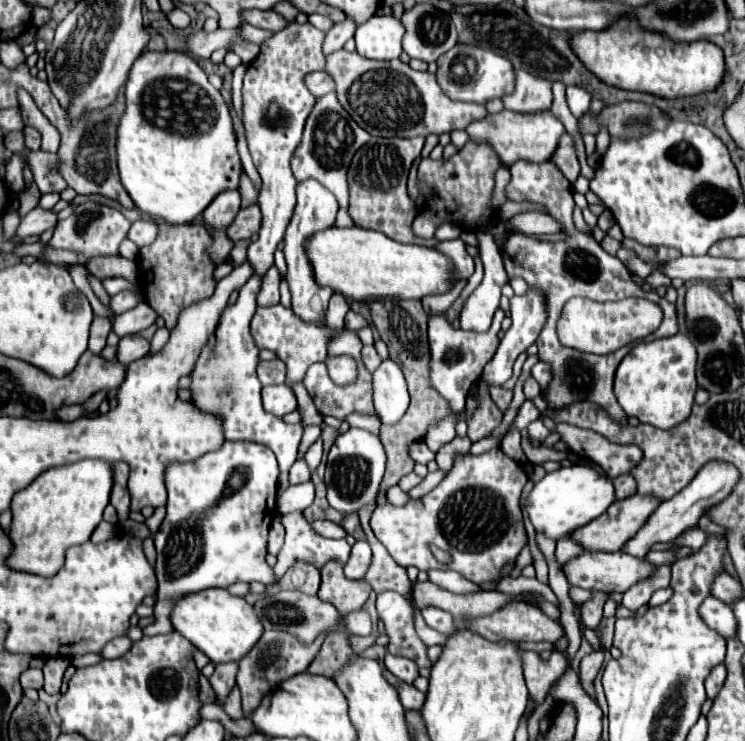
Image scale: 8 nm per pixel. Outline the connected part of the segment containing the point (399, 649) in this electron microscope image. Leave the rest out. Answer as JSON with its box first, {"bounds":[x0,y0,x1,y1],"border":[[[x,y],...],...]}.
{"bounds":[376,590,430,668],"border":[[[386,590],[378,594],[376,610],[386,626],[386,634],[390,636],[388,652],[394,656],[410,658],[418,666],[430,668],[426,646],[414,632],[414,616],[410,602],[402,594]]]}

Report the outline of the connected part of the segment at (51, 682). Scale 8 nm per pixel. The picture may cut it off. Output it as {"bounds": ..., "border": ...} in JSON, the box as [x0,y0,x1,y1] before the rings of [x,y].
{"bounds":[44,658,70,694],"border":[[[50,658],[44,666],[44,690],[46,694],[58,694],[60,680],[64,676],[64,670],[70,666],[68,660],[62,658]]]}

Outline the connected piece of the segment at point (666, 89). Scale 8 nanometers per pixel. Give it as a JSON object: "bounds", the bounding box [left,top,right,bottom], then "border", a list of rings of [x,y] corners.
{"bounds":[572,22,726,98],"border":[[[620,22],[602,32],[590,32],[590,30],[578,32],[572,36],[572,48],[578,54],[578,58],[584,62],[584,66],[592,70],[606,84],[622,90],[648,92],[660,98],[682,98],[682,96],[696,96],[708,90],[716,90],[726,76],[724,52],[716,44],[708,40],[698,40],[692,44],[674,44],[666,36],[640,30],[636,22]]]}

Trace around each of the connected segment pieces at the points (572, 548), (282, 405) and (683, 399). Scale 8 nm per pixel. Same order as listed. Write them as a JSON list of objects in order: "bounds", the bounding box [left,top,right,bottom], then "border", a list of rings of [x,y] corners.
[{"bounds":[555,539,583,565],"border":[[[560,539],[557,541],[555,554],[558,562],[561,565],[583,552],[583,548],[570,539]]]},{"bounds":[262,384,296,416],"border":[[[286,384],[280,386],[264,386],[262,388],[262,402],[264,410],[274,414],[274,416],[284,416],[288,412],[296,410],[296,396],[294,390],[288,388]]]},{"bounds":[614,334,696,428],"border":[[[684,334],[636,344],[614,376],[614,396],[628,416],[656,428],[672,428],[690,416],[696,384],[696,348]]]}]

